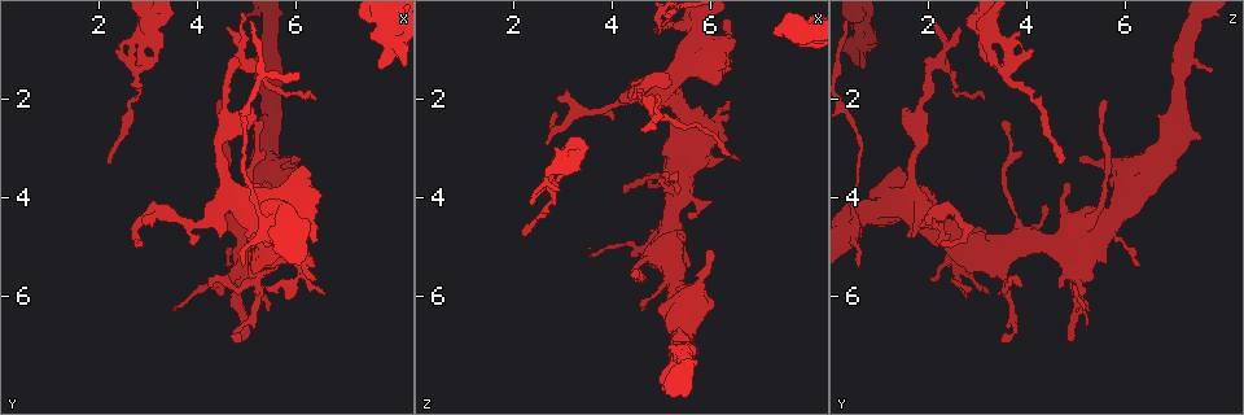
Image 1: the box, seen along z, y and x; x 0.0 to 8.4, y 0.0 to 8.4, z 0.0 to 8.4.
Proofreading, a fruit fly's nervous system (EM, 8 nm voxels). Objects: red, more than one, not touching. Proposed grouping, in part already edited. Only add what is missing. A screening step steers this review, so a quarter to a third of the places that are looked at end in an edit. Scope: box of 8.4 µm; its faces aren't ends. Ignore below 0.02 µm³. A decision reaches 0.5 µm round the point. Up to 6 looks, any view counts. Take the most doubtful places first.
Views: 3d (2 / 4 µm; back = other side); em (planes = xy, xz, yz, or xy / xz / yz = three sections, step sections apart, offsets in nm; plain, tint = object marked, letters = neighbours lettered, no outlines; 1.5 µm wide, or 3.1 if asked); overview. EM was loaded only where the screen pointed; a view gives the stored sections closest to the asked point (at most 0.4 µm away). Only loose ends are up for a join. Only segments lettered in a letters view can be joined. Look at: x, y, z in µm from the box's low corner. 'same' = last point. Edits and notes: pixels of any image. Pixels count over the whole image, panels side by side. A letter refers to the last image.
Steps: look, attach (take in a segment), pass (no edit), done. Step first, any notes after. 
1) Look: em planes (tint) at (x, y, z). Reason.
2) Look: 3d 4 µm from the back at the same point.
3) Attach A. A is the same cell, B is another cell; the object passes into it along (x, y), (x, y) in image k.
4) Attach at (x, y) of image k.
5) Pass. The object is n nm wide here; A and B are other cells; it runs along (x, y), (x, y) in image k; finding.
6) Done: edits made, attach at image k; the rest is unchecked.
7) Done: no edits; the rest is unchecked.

Look: 3d 4 µm from the back at (2.20, 3.35, 4.75). An open end.

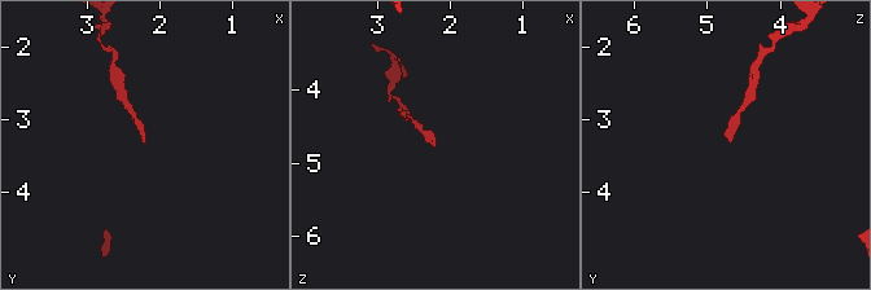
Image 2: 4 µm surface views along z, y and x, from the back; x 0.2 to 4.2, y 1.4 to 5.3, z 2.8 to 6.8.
Look: em planes (letters) at (2.25, 3.30, 4.65). Shape alone is not enough.

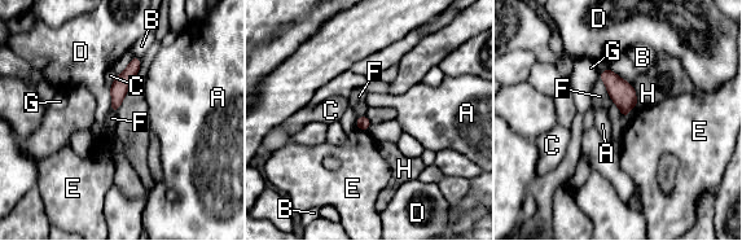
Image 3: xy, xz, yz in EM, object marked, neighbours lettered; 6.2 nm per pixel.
Pass. The object is 80 nm wide here; A, B, C, D, E, F, G and H are other cells; a border runs along (600, 77), (613, 101) in image 3; none of them fits.

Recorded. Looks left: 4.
Look: 3d 4 µm at (6.40, 2.00, 3.15). Free end.

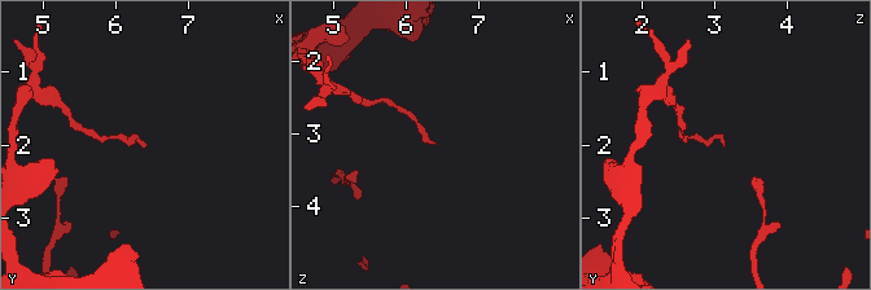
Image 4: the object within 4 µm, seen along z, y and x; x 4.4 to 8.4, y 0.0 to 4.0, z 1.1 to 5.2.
Look: em 3.1 µm planes (tint) at (6.40, 1.95, 3.15).

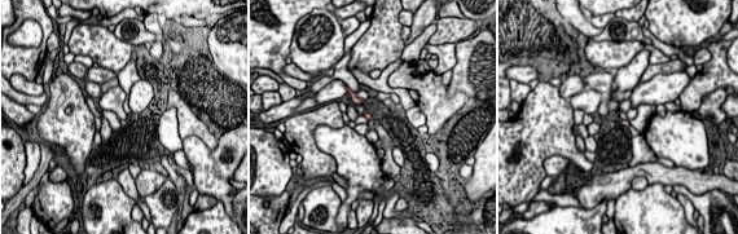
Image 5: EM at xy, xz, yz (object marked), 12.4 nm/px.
Look: em 3.1 µm planes (letters) at the same point. See the neighbours.

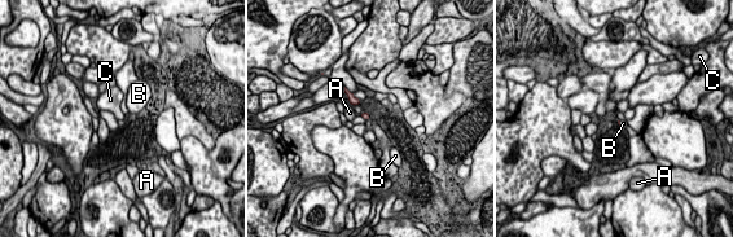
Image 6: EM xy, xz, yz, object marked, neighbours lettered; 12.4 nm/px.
Pass. A, B and C are other cells; a border runs along (352, 93), (359, 100) in image 6; no lettered segment goes on from it.

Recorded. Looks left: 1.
Done: no edits; the rest is unchecked.

